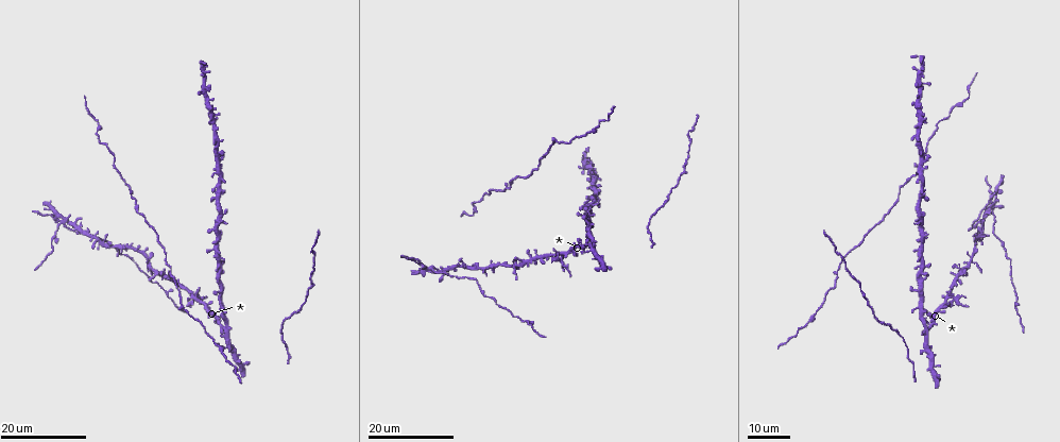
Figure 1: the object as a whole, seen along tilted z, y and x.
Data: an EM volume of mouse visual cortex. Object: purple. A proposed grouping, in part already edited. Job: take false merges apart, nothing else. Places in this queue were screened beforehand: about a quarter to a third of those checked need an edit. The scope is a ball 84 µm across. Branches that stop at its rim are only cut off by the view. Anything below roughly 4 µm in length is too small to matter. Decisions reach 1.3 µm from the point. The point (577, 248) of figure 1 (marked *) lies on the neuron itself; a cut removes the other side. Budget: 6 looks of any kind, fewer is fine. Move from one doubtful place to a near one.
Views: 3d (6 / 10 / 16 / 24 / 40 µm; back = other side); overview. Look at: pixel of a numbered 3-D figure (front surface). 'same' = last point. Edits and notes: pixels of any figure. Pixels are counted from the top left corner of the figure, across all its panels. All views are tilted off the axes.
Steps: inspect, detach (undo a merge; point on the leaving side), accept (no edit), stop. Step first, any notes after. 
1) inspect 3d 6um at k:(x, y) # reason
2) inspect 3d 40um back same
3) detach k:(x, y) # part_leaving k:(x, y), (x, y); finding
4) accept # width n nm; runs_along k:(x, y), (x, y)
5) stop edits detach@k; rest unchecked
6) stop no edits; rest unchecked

inspect 3d 16um at 1:(948, 296) # looks like a crossing

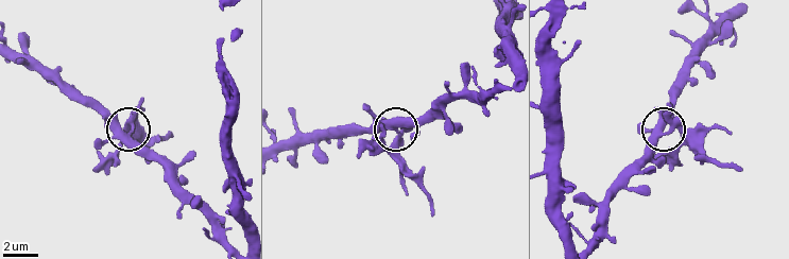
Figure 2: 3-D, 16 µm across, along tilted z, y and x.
inspect 3d 6um at 2:(664, 133)

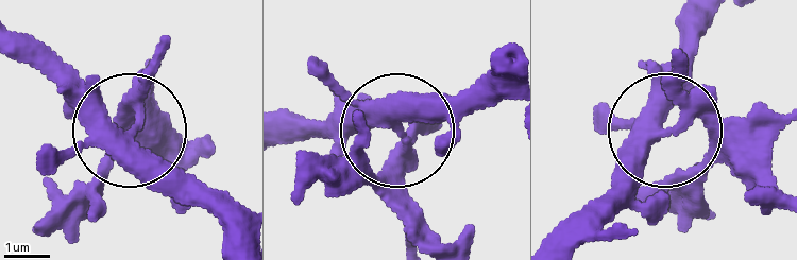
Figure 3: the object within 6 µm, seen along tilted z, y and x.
detach 3:(760, 104) # side_arm 6 um; part_leaving 3:(137, 100), (188, 138); two neurons meet here

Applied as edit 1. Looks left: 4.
inspect overview

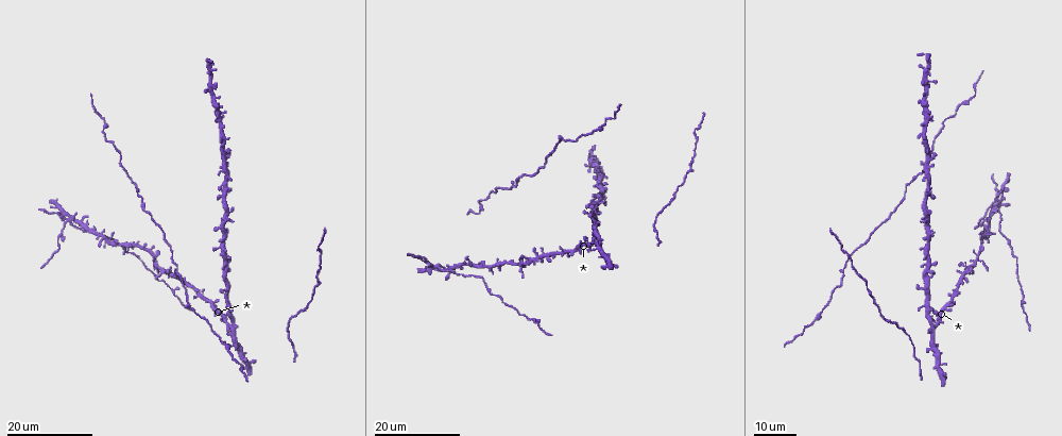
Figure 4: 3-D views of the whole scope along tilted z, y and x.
inspect 3d 24um at 4:(69, 223) # four arms meet

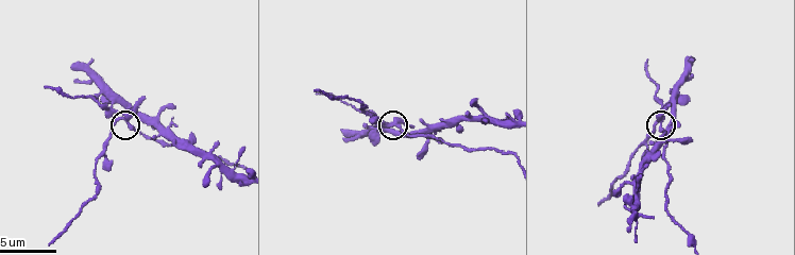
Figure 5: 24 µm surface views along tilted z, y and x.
inspect 3d 6um at 5:(120, 117)

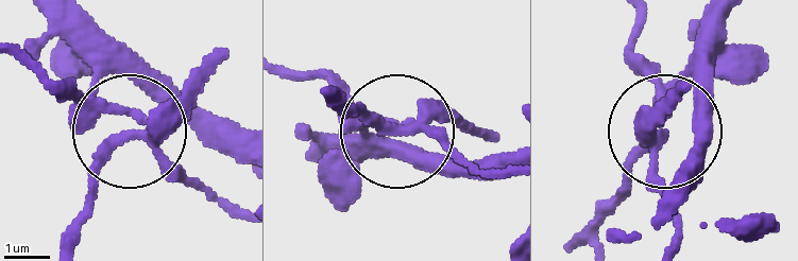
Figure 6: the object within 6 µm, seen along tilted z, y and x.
detach 6:(97, 178) # width 250 nm; part_leaving 6:(143, 135), (100, 168), (71, 243); two neurons meet here

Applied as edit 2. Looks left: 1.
stop edits detach@3, detach@6; rest unchecked

